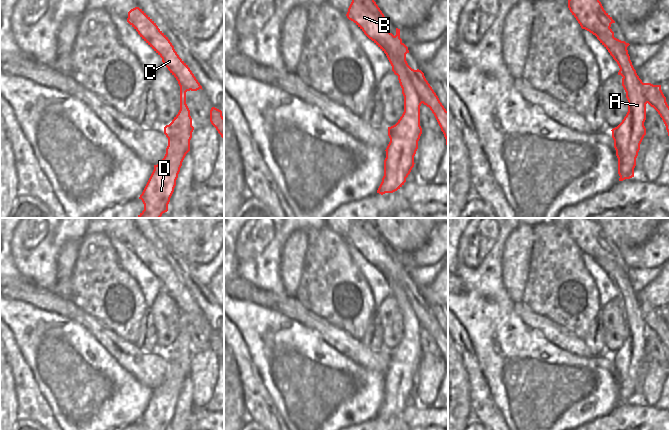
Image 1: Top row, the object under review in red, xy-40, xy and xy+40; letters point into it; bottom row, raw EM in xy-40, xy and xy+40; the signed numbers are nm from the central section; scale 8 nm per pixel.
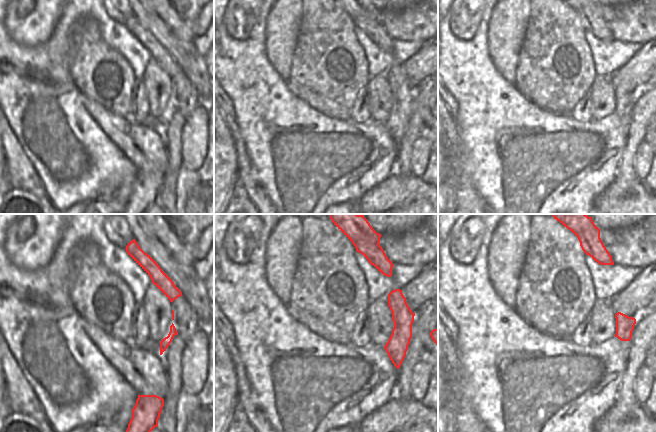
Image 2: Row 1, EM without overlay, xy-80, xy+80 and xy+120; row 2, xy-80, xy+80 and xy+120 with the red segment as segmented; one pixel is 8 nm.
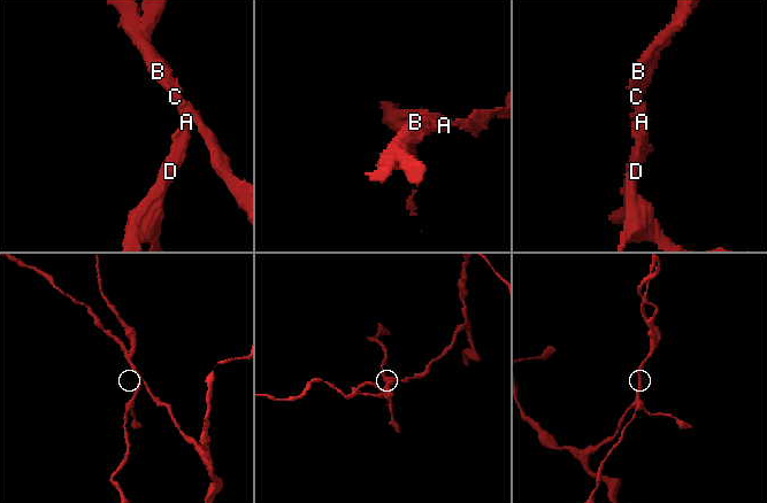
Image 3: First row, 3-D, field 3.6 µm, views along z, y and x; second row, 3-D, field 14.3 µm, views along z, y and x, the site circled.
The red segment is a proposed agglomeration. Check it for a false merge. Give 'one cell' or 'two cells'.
two cells

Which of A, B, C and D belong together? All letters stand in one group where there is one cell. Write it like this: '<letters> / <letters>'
A D / B C

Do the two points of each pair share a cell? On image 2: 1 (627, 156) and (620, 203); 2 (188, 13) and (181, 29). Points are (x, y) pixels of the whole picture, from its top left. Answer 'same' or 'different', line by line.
1: same
2: same

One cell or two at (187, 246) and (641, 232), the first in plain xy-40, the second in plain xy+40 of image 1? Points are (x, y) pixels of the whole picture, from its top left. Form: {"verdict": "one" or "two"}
{"verdict": "one"}

